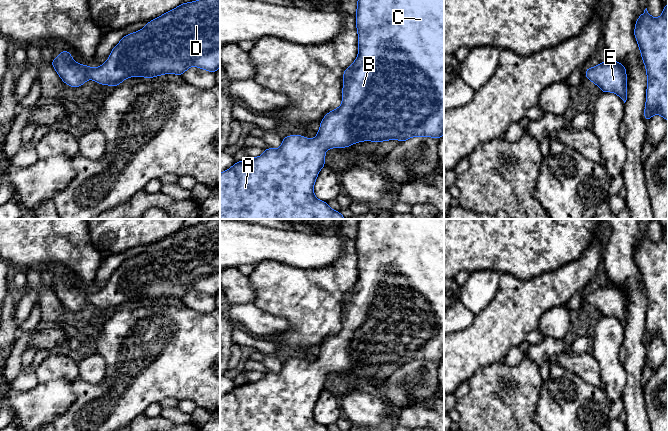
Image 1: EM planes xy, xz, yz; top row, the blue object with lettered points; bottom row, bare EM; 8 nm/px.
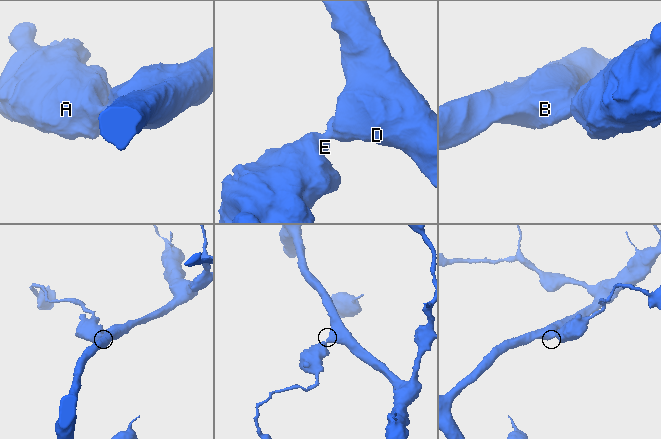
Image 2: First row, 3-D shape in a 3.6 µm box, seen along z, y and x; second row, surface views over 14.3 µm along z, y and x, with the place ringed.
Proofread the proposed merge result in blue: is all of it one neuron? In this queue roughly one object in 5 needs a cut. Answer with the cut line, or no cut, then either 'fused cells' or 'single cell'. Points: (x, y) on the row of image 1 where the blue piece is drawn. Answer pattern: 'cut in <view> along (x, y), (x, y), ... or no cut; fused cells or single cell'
no cut; single cell

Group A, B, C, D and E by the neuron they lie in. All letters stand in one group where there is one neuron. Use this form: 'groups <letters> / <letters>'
groups A B C D E

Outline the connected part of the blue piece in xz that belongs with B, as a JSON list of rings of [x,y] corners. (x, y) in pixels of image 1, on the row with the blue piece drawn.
[[[358,0],[356,11],[356,27],[358,31],[359,52],[356,60],[345,69],[343,73],[343,90],[342,105],[335,110],[327,113],[323,120],[320,121],[320,130],[317,132],[315,139],[308,139],[301,135],[289,135],[282,138],[282,146],[279,149],[266,148],[263,155],[255,158],[249,158],[244,161],[236,162],[231,168],[220,173],[220,219],[345,219],[343,215],[329,207],[327,202],[320,201],[314,195],[313,187],[319,171],[325,166],[325,152],[329,148],[345,148],[361,141],[382,142],[391,139],[397,139],[401,142],[406,141],[414,136],[434,137],[439,139],[444,135],[444,0]]]

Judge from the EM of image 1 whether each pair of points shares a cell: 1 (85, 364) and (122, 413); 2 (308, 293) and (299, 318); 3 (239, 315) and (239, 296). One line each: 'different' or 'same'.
1: different
2: same
3: different

